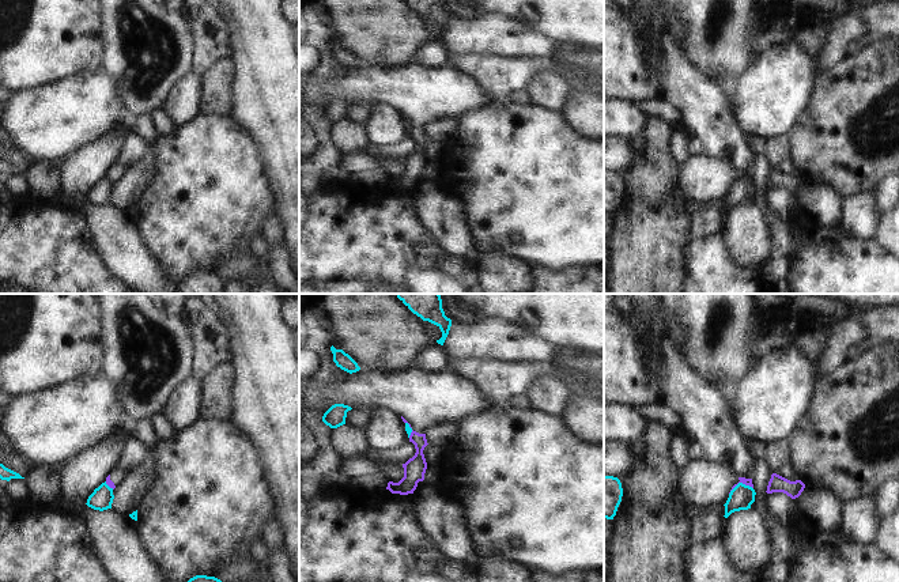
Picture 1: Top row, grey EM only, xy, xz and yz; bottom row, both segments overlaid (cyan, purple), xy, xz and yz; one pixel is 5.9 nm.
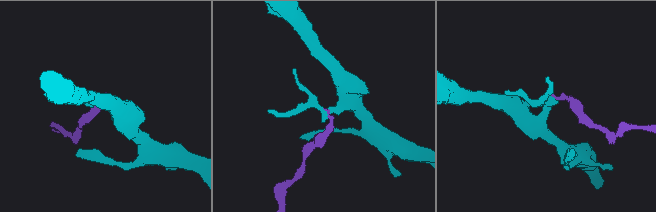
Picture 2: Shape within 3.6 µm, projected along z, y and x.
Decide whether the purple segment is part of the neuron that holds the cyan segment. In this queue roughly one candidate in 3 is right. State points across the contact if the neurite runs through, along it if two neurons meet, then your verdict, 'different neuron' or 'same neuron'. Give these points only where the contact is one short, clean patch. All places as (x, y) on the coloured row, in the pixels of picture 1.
border along yz (752, 487), (739, 483), (729, 494); different neuron

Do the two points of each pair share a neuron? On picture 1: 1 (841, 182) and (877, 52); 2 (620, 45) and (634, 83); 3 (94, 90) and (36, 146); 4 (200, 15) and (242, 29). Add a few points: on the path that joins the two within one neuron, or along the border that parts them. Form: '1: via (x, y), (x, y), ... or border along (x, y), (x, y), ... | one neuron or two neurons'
1: via (847, 150), (853, 120), (872, 101), (873, 84) | one neuron
2: via (620, 55), (620, 70), (624, 74) | one neuron
3: via (79, 105), (51, 131) | one neuron
4: border along (223, 16), (230, 25), (231, 56) | two neurons

